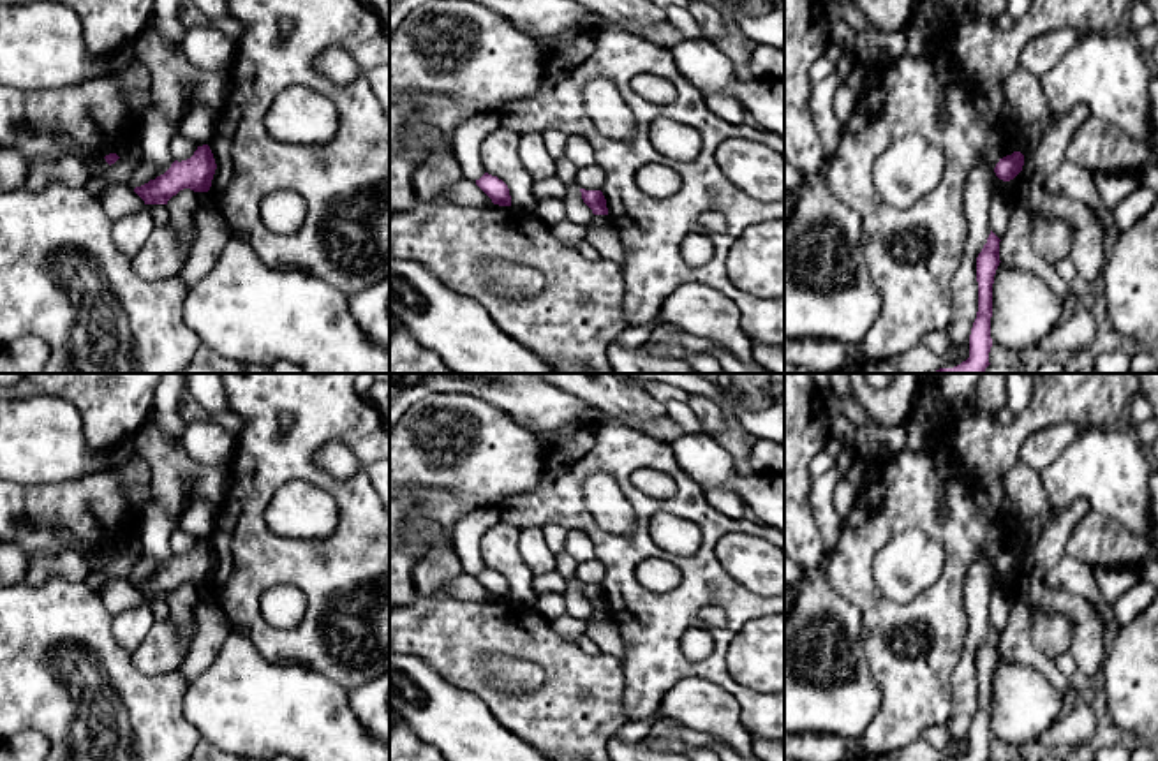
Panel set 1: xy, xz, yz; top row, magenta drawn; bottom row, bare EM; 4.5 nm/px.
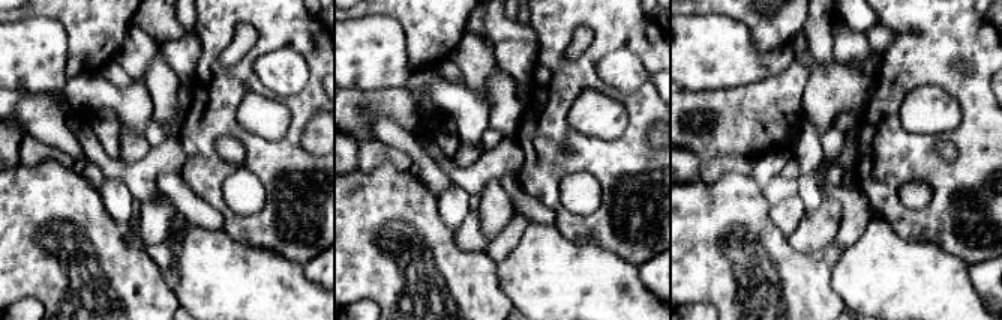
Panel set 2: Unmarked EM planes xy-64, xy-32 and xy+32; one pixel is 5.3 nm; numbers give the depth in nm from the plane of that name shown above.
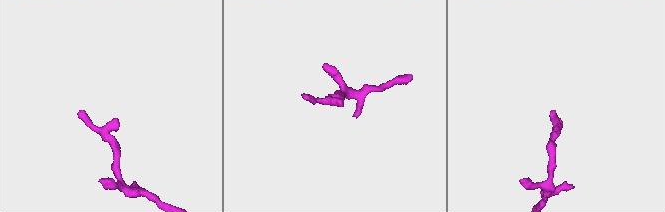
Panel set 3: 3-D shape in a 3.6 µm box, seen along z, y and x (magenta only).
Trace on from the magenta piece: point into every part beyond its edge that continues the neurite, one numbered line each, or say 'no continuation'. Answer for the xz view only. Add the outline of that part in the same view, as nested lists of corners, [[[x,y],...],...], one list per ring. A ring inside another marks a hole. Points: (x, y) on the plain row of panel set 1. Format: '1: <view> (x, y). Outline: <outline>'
no continuation

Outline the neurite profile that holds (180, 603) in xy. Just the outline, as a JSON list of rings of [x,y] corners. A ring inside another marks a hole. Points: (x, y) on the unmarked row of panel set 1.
[[[190,583],[180,585],[173,590],[167,599],[169,620],[174,625],[176,638],[180,641],[192,643],[197,632],[196,622],[196,601],[197,601],[197,587]]]

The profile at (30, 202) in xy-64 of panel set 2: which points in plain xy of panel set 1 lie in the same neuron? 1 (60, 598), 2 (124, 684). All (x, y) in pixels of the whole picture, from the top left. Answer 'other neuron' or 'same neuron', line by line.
1: same neuron
2: same neuron

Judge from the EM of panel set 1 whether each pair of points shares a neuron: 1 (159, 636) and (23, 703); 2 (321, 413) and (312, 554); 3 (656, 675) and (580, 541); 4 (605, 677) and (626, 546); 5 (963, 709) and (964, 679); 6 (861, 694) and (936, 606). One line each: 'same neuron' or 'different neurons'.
1: different neurons
2: same neuron
3: different neurons
4: different neurons
5: same neuron
6: different neurons

